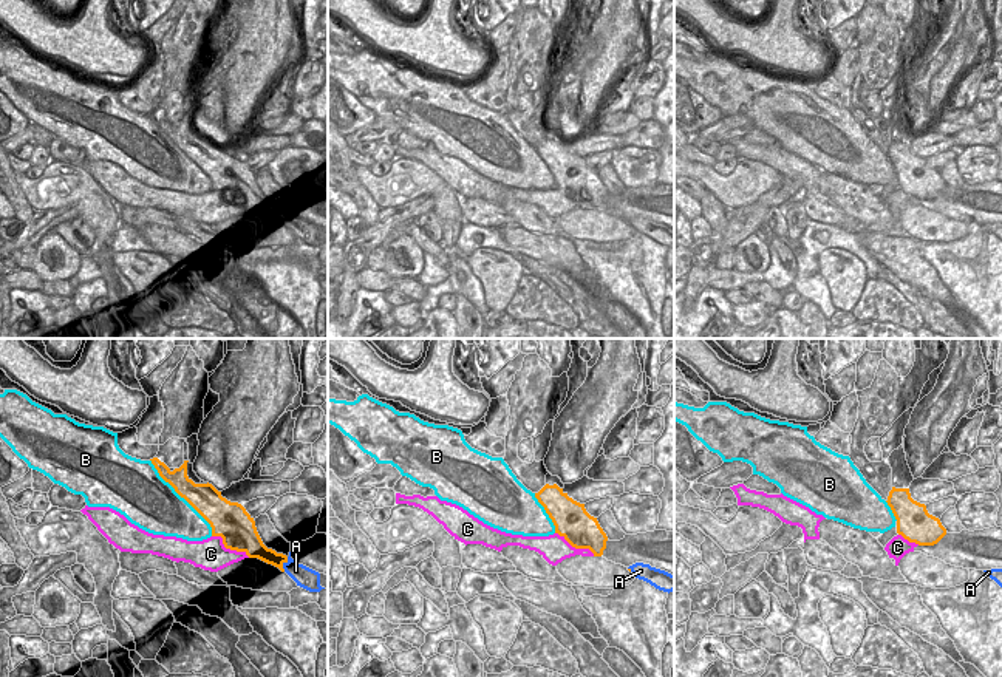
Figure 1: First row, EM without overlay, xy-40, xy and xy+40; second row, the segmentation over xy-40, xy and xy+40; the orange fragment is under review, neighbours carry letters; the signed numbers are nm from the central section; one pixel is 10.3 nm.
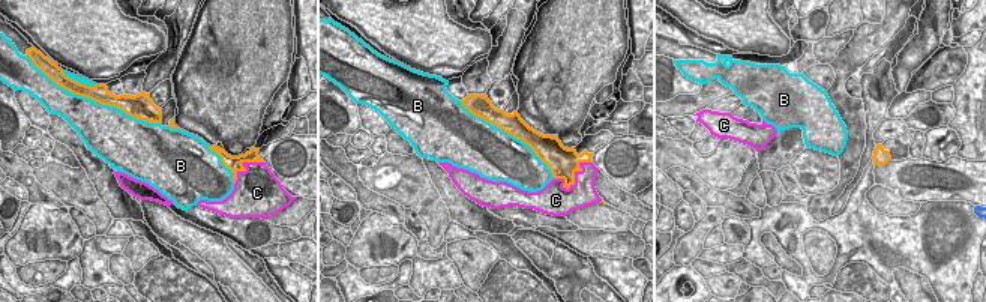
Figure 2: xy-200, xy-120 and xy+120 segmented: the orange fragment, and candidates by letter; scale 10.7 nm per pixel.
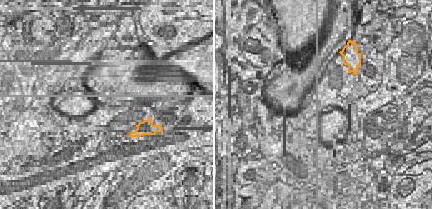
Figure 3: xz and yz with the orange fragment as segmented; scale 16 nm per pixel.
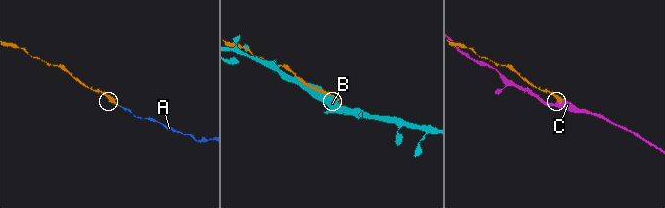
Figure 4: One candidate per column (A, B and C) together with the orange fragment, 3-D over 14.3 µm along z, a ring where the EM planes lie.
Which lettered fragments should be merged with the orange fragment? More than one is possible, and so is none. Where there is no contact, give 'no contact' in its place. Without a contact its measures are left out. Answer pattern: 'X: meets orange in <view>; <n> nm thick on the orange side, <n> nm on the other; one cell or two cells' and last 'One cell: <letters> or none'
A: meets orange in xy-40; 160 nm thick on the orange side, 200 nm on the other; one cell
B: meets orange in xy-40; 320 nm thick on the orange side, 480 nm on the other; two cells
C: meets orange in xy-40; 380 nm thick on the orange side, 320 nm on the other; two cells
One cell: A

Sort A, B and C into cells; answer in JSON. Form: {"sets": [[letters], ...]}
{"sets": [["A"], ["B"], ["C"]]}

